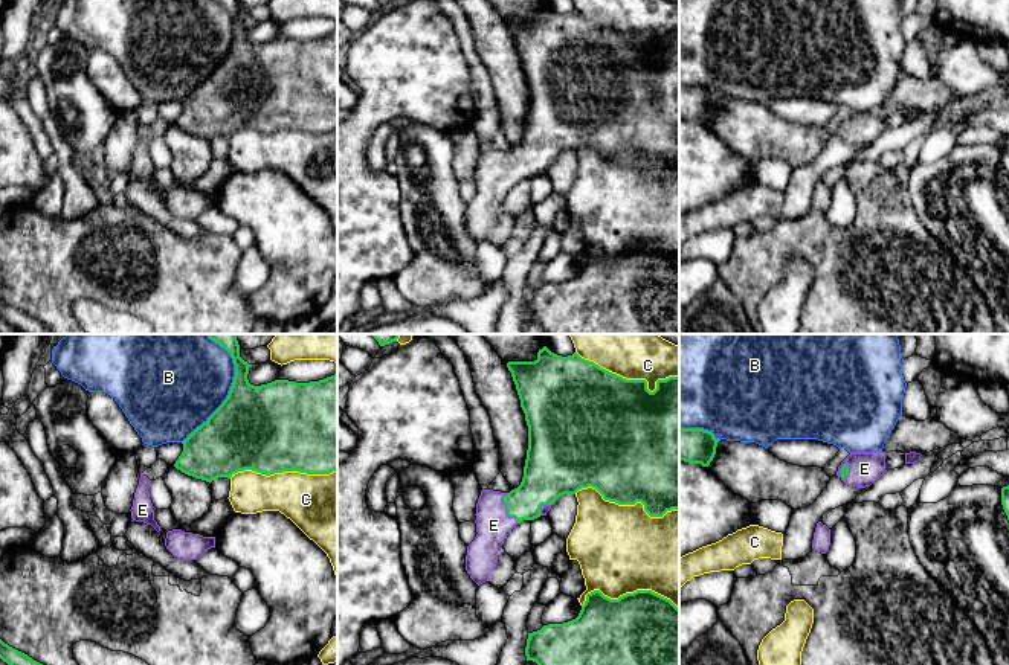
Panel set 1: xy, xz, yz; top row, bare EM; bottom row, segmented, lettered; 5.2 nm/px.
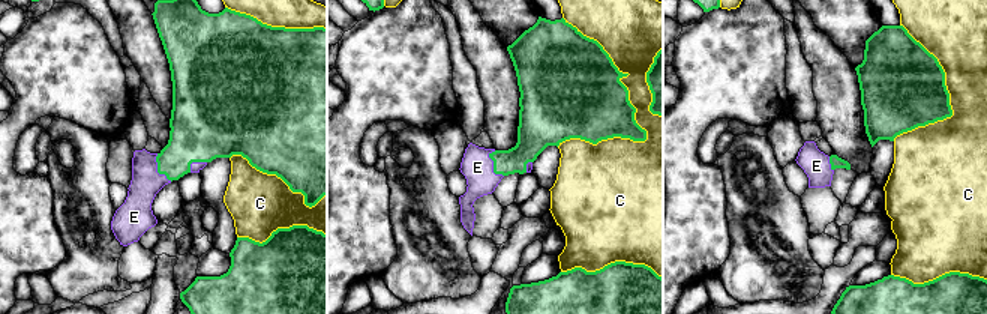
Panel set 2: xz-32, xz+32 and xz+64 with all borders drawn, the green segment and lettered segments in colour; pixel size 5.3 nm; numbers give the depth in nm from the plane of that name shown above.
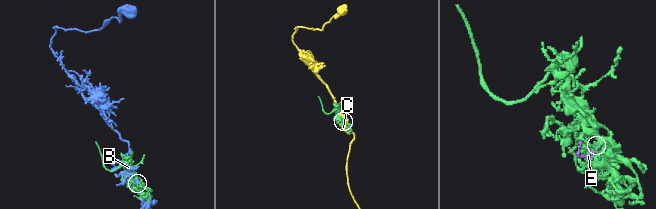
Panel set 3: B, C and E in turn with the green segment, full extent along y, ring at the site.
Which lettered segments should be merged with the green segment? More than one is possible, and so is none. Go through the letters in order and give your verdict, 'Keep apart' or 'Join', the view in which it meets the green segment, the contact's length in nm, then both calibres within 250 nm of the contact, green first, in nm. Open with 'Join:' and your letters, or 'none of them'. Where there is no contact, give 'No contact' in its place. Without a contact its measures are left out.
Join: E
B: Keep apart. Touches green in xy. Shared border 550 nm. Thickness 440 nm (green) against 440 nm
C: Keep apart. Touches green in xz. Shared border 550 nm. Thickness 500 nm (green) against 200 nm
E: Join. Touches green in xz. Shared border 170 nm. Thickness 220 nm (green) against 180 nm

